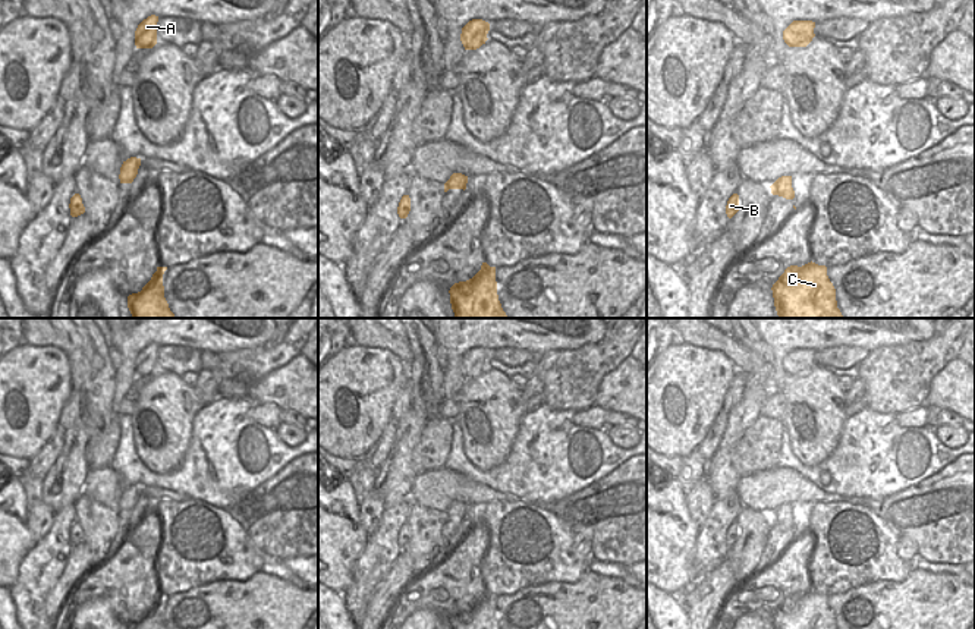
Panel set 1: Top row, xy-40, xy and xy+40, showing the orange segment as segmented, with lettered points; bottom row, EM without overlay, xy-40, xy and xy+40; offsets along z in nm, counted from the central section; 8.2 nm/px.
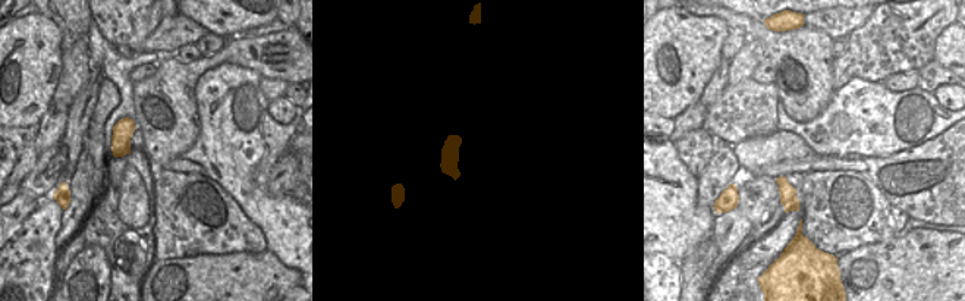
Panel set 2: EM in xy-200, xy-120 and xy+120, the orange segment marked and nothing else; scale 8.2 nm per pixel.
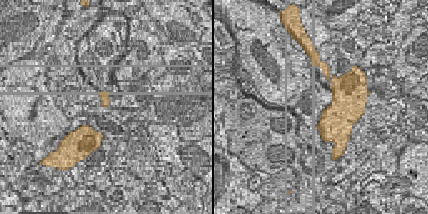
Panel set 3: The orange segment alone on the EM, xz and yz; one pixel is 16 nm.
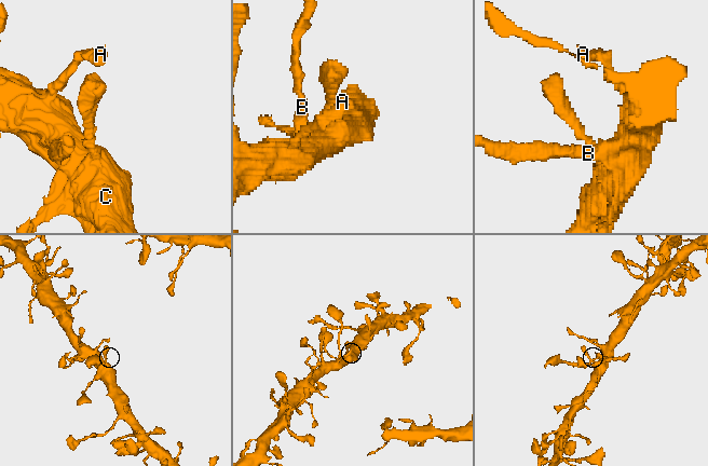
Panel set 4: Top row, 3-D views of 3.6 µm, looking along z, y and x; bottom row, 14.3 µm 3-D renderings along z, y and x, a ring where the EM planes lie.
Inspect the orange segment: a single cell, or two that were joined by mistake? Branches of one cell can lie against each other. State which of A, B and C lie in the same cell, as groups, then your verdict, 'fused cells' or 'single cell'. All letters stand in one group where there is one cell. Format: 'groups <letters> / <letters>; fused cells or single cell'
groups A B C; single cell

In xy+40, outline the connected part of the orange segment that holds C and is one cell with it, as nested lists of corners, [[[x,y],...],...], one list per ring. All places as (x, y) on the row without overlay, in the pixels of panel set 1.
[[[812,589],[787,595],[771,619],[774,629],[836,629],[827,595]]]

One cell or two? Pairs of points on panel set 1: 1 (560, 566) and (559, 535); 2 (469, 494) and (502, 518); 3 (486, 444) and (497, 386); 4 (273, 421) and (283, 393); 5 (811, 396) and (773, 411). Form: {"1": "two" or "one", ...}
{"1": "one", "2": "two", "3": "one", "4": "two", "5": "two"}

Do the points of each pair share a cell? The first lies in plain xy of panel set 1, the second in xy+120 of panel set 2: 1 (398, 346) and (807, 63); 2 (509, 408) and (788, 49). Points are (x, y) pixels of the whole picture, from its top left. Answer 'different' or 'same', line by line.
1: same
2: same

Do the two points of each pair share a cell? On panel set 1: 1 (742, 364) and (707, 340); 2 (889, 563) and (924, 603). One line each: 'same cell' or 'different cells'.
1: same cell
2: different cells

